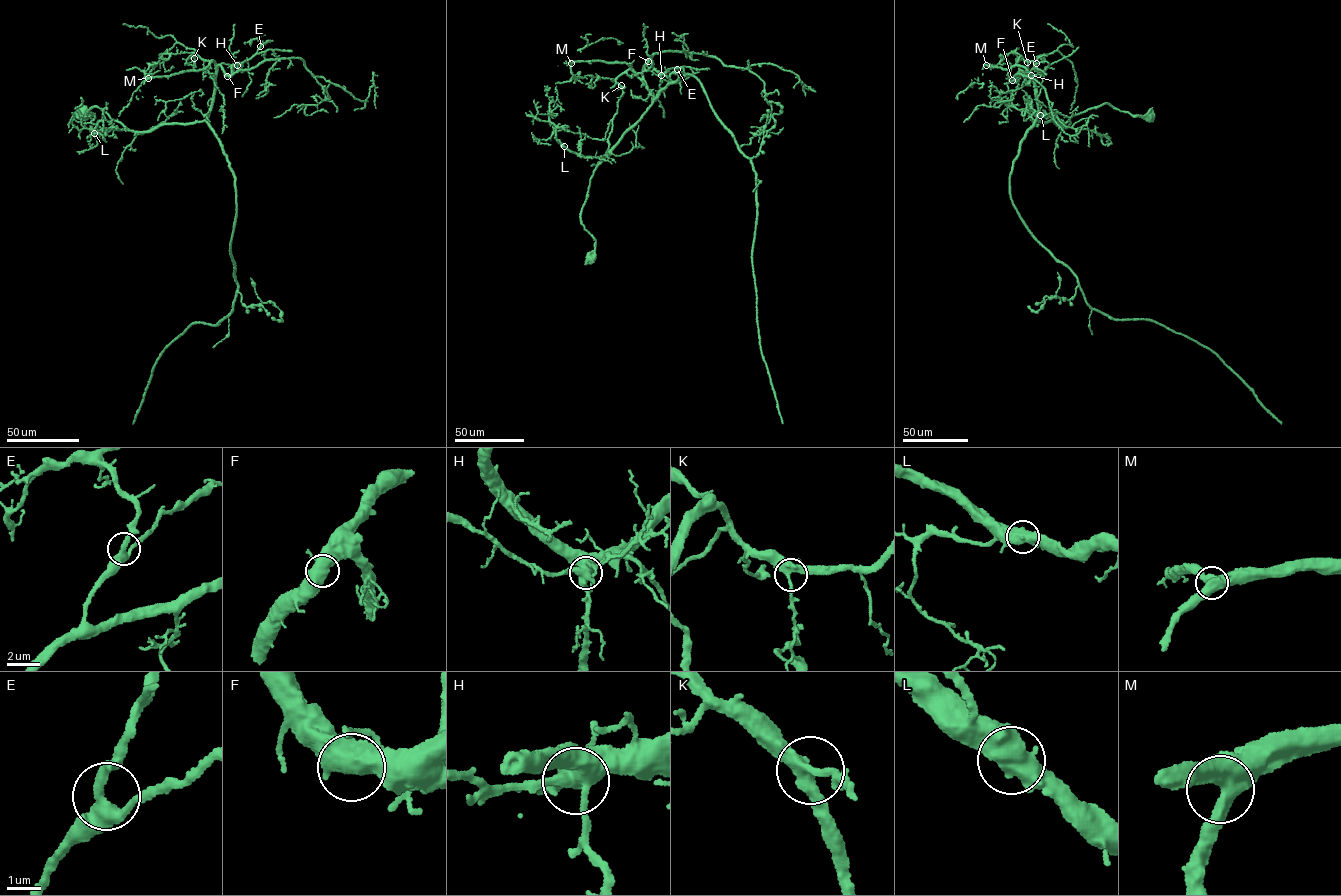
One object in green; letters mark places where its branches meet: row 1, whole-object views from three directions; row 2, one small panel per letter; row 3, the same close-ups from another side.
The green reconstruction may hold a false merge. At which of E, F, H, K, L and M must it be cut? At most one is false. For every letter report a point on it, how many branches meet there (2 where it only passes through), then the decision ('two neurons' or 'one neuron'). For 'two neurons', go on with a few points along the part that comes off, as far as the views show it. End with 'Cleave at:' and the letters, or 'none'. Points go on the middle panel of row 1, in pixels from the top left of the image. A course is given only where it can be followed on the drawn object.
E: place (677, 69); branches 4; one neuron
F: place (648, 61); branches 3; one neuron
H: place (661, 75); branches 4; two neurons; course (661, 75), (642, 69)
K: place (621, 85); branches 4; one neuron
L: place (564, 146); branches 3; one neuron
M: place (571, 63); branches 3; one neuron
Cleave at: H

